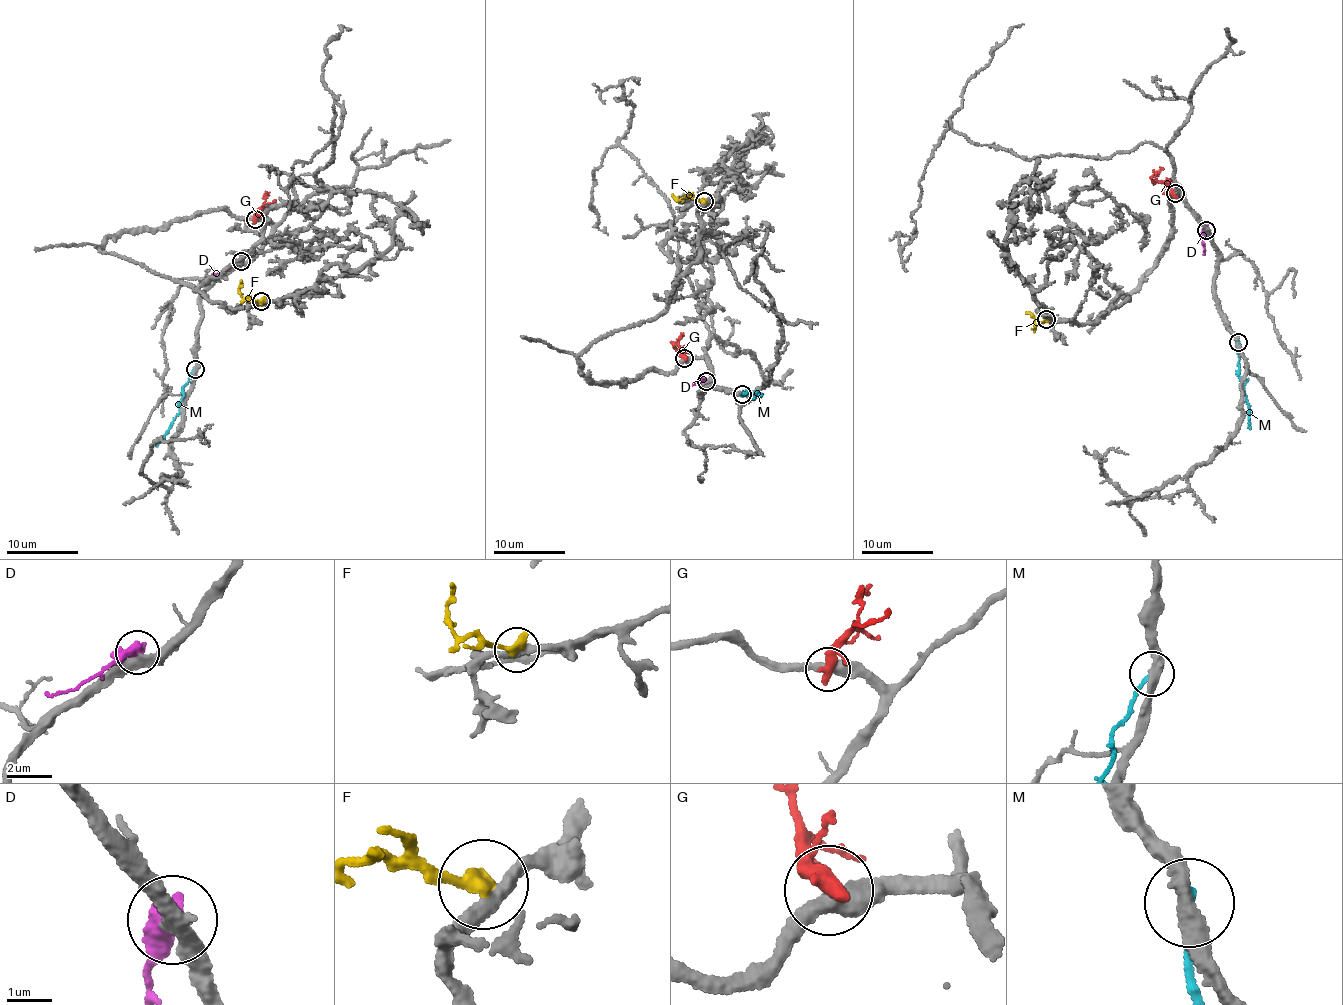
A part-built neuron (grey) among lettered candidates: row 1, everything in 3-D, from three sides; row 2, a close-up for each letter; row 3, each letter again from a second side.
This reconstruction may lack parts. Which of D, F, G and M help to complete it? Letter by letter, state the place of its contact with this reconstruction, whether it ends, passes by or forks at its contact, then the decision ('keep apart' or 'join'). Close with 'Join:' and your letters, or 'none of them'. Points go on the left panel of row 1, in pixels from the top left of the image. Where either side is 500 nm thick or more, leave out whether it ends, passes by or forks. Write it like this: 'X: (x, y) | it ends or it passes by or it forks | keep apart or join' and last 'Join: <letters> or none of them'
D: (241, 261) | keep apart
F: (261, 301) | it ends | join
G: (255, 219) | keep apart
M: (195, 369) | it ends | keep apart
Join: F

